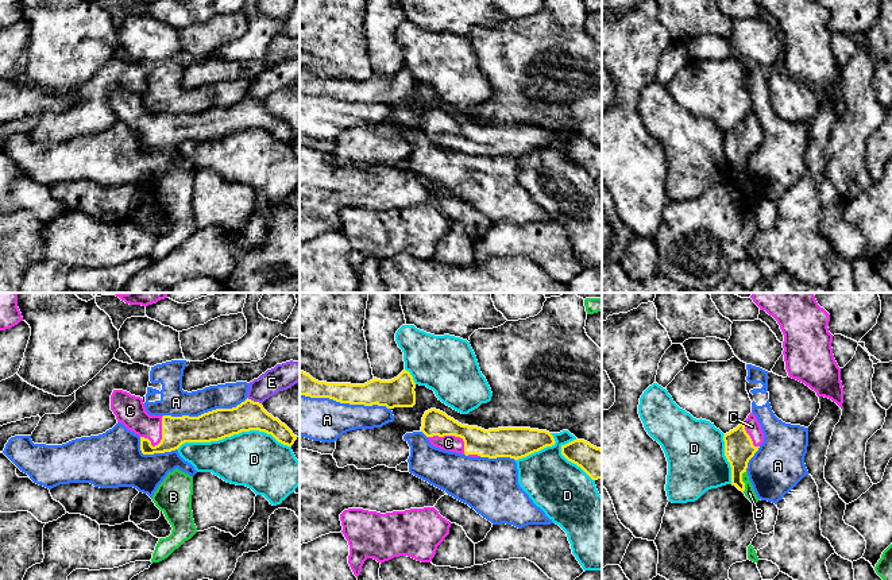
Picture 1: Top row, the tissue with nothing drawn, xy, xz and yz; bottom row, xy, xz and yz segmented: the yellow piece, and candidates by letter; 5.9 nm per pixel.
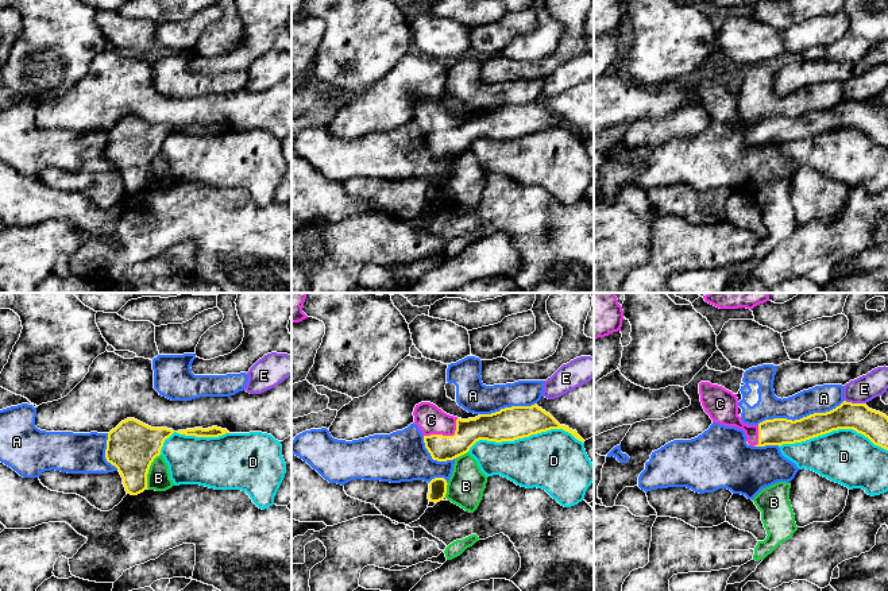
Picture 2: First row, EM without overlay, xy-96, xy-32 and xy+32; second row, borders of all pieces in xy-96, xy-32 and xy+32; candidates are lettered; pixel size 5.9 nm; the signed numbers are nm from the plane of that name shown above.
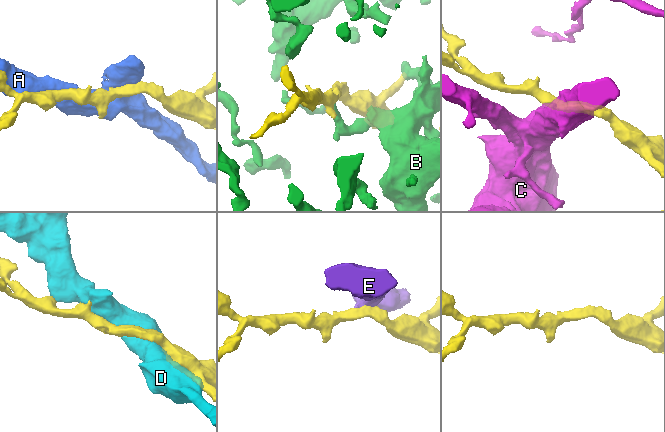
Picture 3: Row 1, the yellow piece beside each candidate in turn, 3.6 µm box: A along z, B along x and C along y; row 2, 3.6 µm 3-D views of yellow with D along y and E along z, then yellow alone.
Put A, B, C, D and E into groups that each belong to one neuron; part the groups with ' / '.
A / B / C / D / E

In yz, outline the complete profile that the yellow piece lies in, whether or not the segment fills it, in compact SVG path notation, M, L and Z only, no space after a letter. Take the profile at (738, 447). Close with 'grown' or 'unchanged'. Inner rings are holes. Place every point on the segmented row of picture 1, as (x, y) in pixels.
M750 413L744 424L723 436L725 456L731 467L731 484L745 491L742 473L746 472L749 460L764 442L764 433L756 415Z; grown

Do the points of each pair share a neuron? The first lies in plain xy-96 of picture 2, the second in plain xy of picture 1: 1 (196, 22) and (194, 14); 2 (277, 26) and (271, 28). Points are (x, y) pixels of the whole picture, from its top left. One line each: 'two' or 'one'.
1: two
2: two

